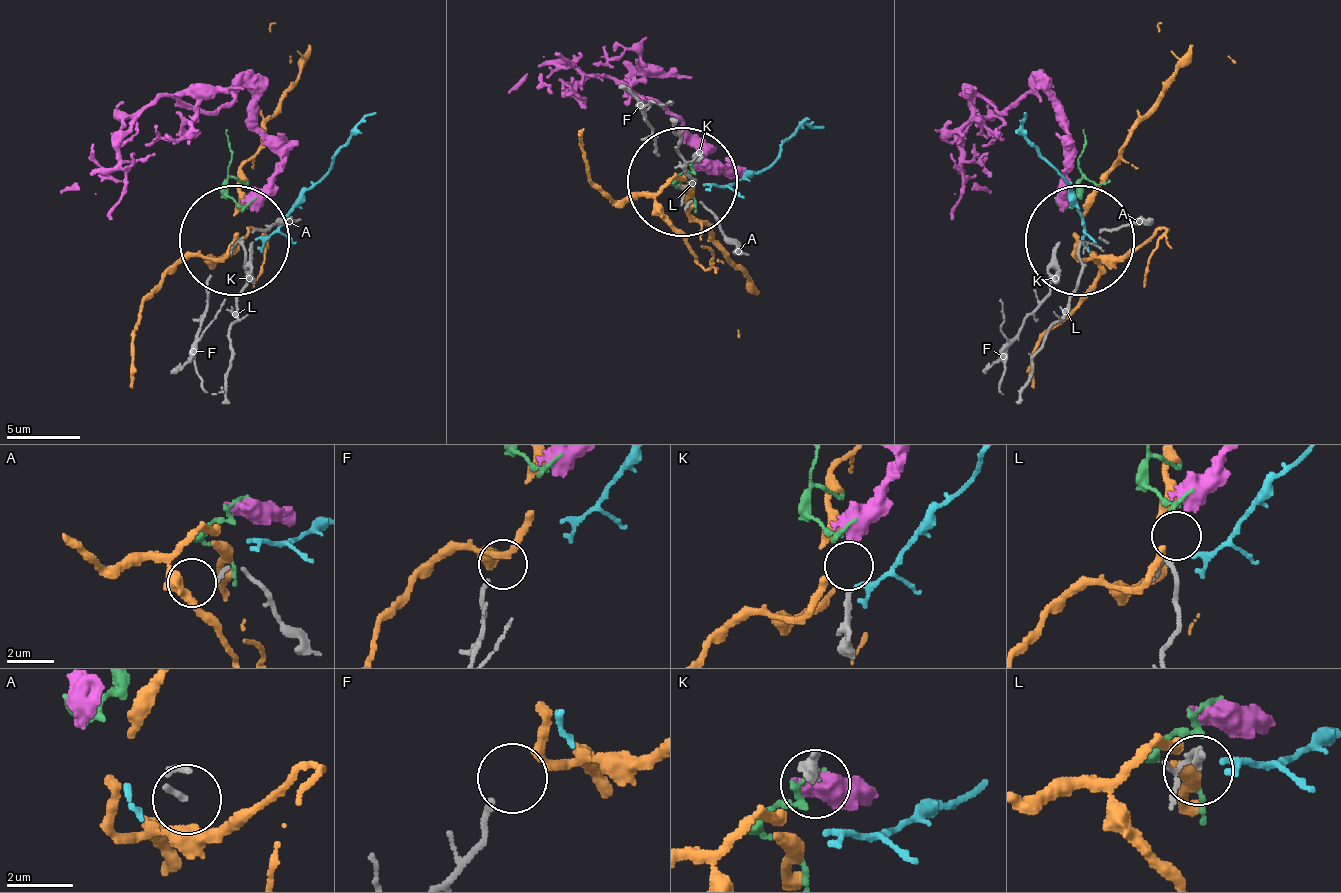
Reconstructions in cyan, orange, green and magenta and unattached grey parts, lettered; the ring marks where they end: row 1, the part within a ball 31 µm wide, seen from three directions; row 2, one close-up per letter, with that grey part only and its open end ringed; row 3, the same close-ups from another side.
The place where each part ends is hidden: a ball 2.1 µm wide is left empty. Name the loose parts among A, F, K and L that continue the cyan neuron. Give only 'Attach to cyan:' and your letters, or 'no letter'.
Attach to cyan: no letter

